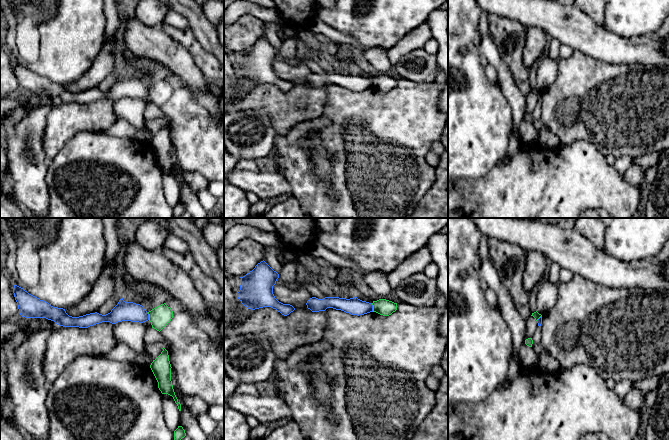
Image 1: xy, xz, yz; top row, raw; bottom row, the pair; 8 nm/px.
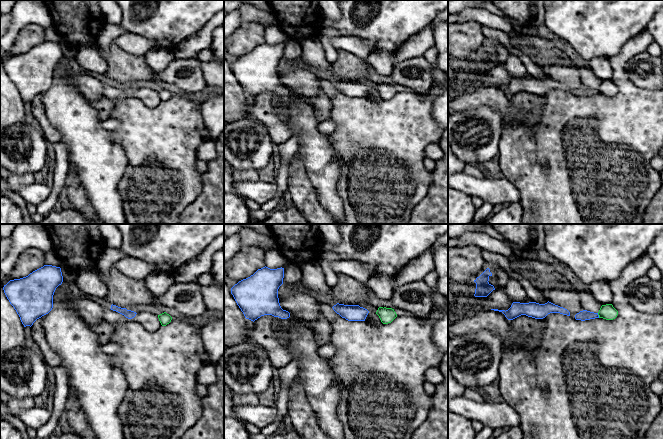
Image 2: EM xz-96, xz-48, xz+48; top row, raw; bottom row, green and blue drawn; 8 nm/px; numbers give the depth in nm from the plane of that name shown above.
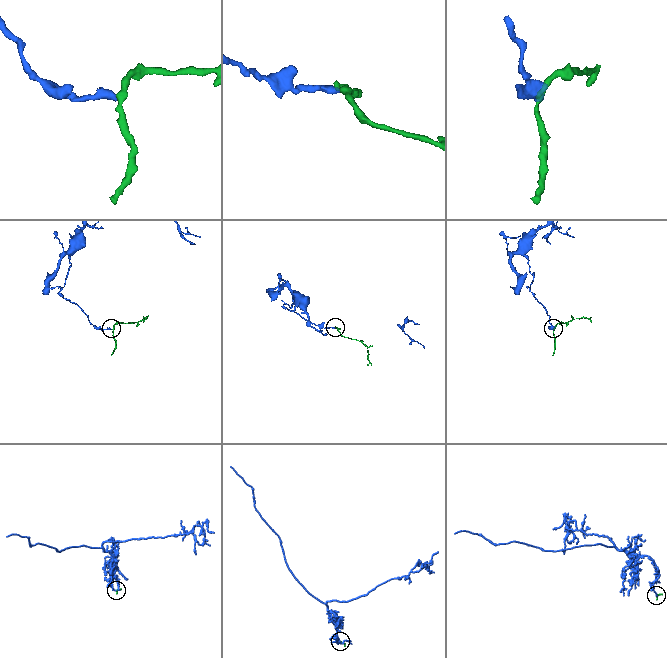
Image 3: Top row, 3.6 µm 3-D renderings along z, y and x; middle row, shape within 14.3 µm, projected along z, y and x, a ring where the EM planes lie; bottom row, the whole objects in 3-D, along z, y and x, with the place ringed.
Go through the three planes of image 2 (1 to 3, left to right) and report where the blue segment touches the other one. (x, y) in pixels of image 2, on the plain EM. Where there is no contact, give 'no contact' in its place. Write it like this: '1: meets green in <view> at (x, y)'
1: no contact
2: no contact
3: meets green in xz+48 at (598, 90)

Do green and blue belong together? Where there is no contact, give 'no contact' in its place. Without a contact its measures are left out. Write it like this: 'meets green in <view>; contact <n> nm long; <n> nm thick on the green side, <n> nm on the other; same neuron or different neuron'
meets green in xz; contact 70 nm long; 130 nm thick on the green side, 140 nm on the other; different neuron

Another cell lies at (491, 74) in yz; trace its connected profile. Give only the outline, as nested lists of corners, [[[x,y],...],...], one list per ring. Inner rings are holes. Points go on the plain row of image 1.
[[[487,64],[484,67],[486,78],[491,82],[498,84],[498,75],[495,67],[491,64]]]

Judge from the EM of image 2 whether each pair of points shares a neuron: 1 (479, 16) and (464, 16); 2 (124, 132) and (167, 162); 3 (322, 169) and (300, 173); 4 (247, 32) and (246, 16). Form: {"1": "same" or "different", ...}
{"1": "same", "2": "same", "3": "different", "4": "different"}

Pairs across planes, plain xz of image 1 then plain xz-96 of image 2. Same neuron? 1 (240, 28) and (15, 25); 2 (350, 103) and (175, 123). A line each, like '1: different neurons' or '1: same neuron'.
1: different neurons
2: same neuron

